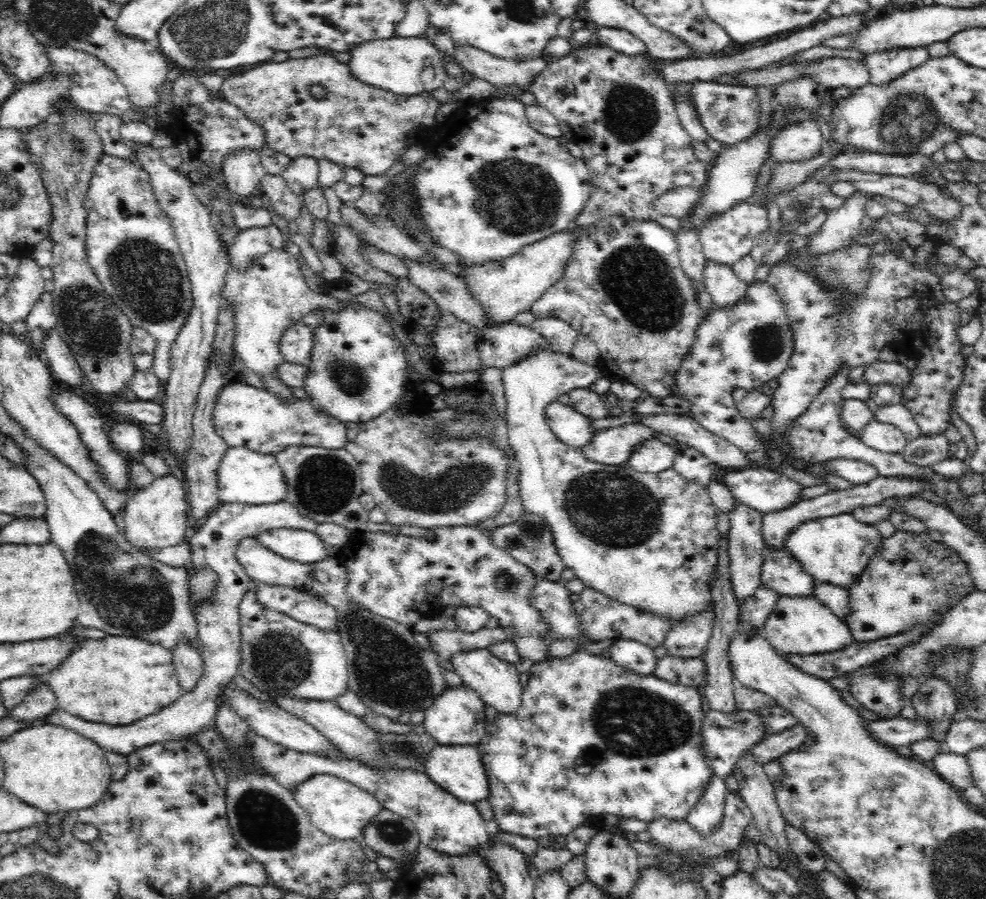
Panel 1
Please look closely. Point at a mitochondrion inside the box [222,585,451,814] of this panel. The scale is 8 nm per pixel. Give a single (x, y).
(391, 672)

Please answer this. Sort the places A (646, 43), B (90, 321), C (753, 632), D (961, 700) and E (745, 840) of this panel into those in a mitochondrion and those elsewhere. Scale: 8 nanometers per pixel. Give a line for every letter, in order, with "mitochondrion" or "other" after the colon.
A: other
B: mitochondrion
C: other
D: other
E: other

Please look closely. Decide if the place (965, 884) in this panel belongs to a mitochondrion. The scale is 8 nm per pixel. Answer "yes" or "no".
yes

